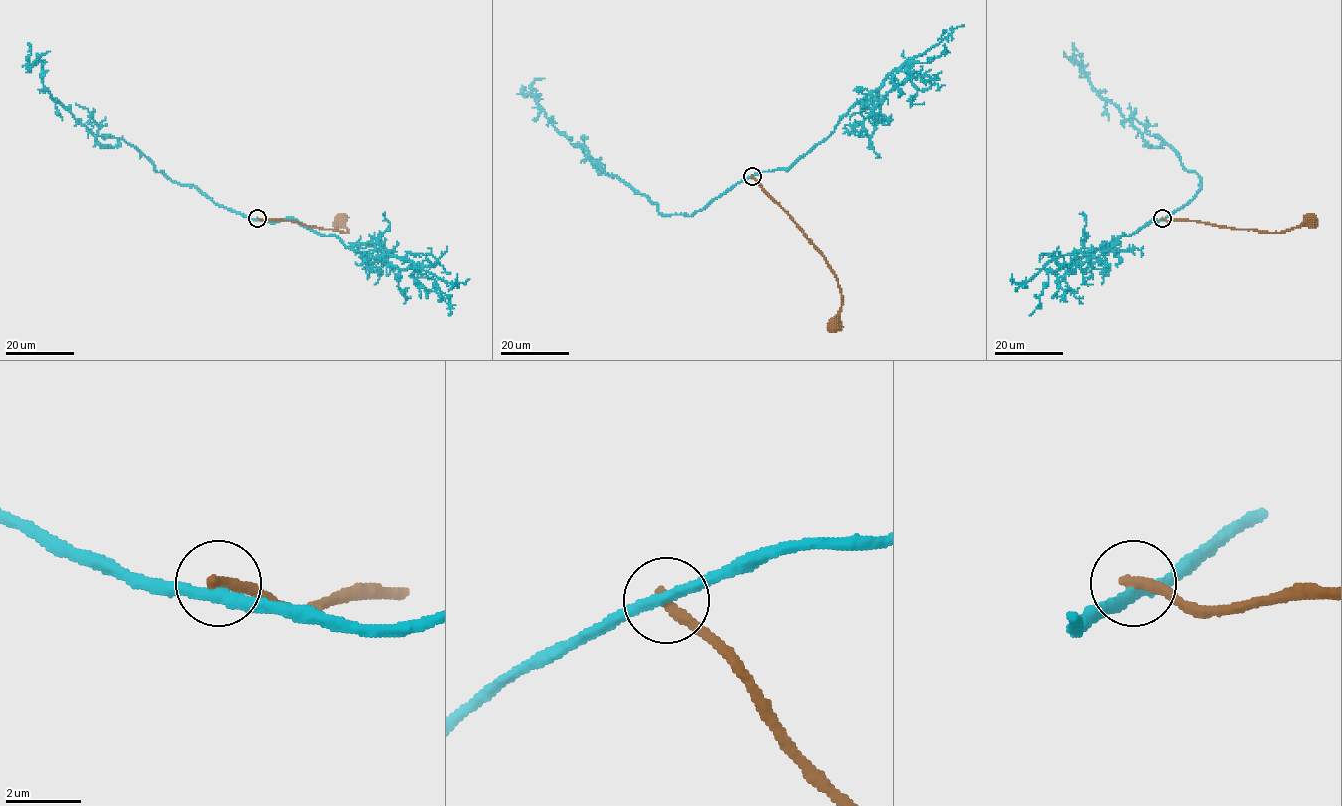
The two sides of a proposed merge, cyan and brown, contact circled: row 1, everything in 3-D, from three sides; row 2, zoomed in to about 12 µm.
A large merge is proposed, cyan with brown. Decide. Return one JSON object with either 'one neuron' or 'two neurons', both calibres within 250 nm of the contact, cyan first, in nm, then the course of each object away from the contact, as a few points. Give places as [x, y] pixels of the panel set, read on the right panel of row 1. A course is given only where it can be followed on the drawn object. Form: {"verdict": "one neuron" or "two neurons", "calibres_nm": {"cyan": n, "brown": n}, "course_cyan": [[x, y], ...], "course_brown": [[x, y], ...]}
{"verdict": "two neurons", "calibres_nm": {"cyan": 300, "brown": 320}, "course_cyan": [[1161, 219], [1193, 197], [1200, 178], [1162, 139], [1150, 147], [1098, 93], [1073, 42]], "course_brown": [[1161, 218], [1200, 221], [1262, 232], [1285, 232], [1309, 219]]}

